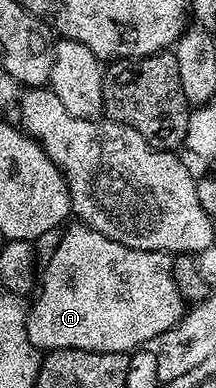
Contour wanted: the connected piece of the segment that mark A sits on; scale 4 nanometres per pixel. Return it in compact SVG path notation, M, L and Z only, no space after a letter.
M83 224L67 225L61 235L60 242L56 246L56 250L51 254L48 264L44 270L44 276L40 278L40 287L38 300L34 306L31 305L30 311L27 313L26 329L28 330L28 338L32 342L34 348L39 351L47 352L56 349L82 349L89 352L132 352L132 349L139 349L150 339L165 333L168 329L179 324L186 312L186 302L179 293L179 288L174 280L173 257L162 251L144 251L136 250L132 247L126 247L122 243L114 242L106 235L100 234L98 231L92 230Z

